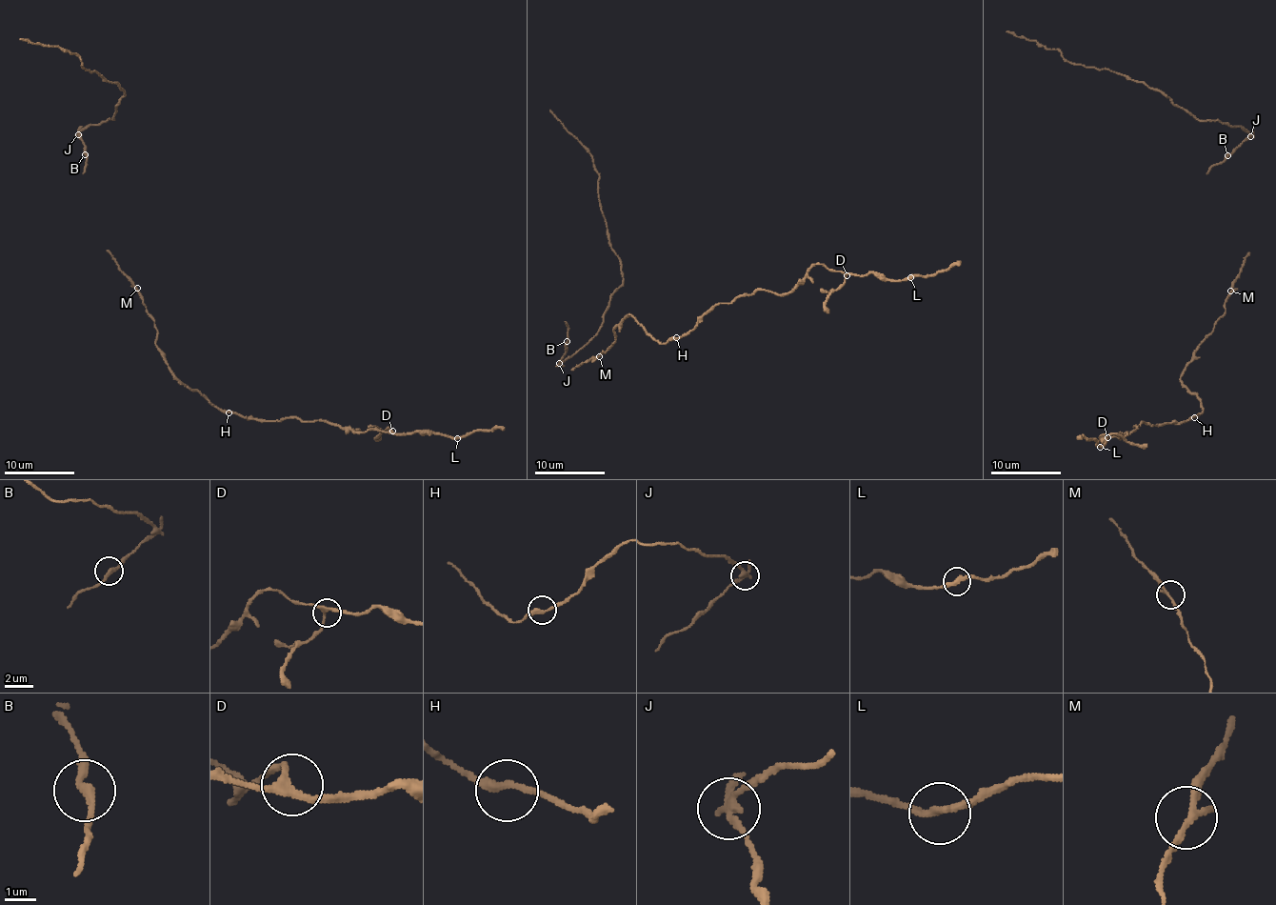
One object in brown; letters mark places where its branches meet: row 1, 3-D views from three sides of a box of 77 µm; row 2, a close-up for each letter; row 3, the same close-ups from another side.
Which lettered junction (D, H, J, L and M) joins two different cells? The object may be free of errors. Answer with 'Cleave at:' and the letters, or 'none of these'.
Cleave at: J

